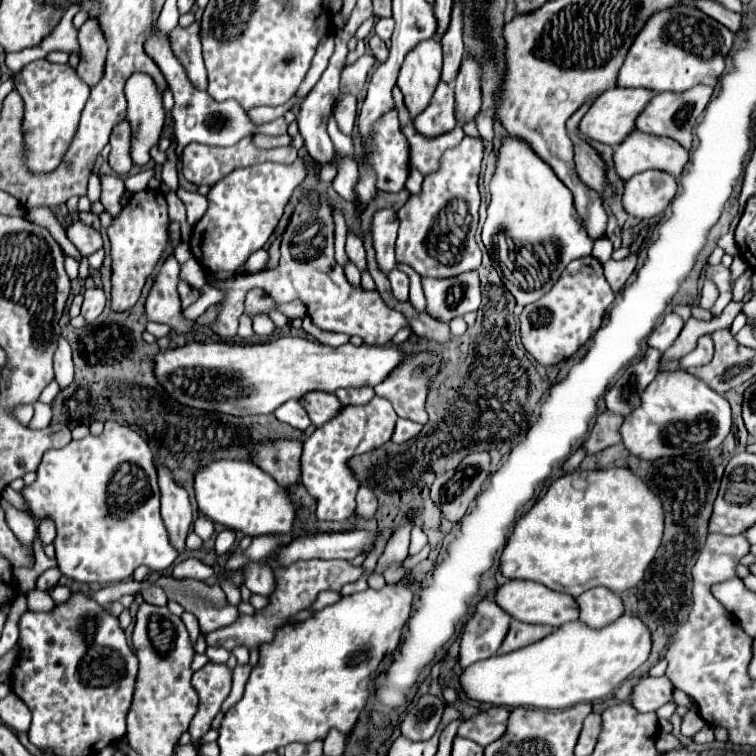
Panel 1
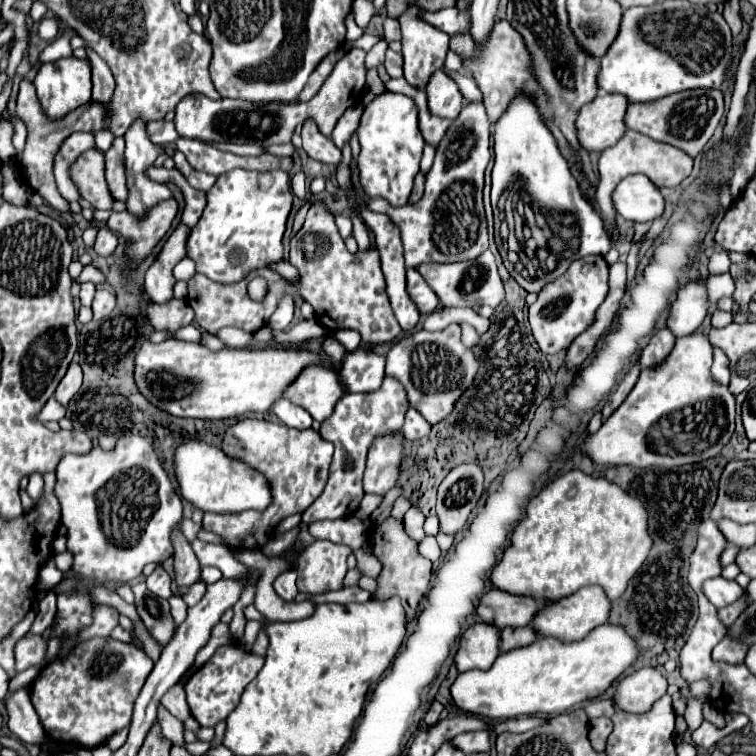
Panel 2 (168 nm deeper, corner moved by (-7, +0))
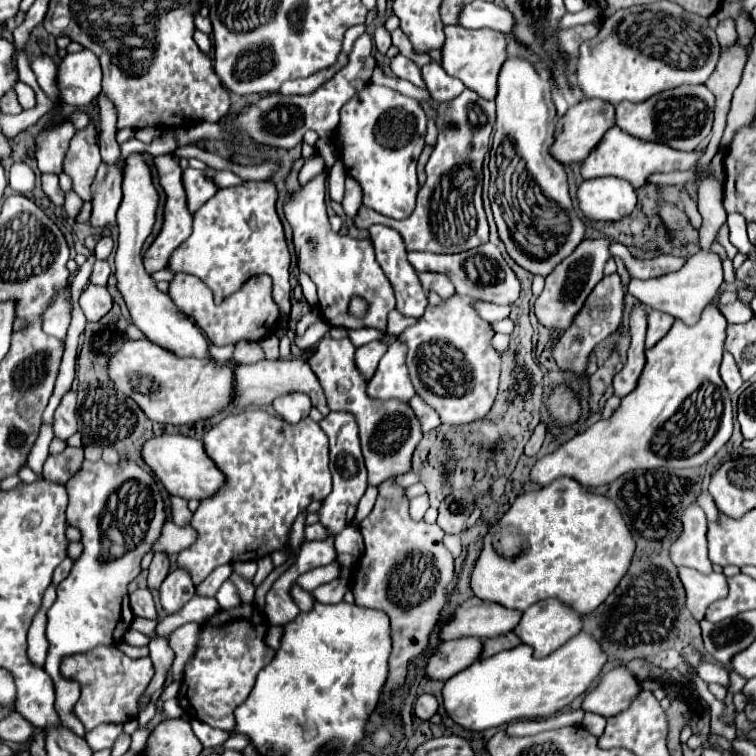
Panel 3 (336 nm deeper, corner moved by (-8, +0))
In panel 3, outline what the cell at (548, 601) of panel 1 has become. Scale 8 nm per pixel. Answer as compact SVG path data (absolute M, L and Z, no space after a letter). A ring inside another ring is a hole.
M476 595L462 603L456 611L456 619L452 619L442 629L442 639L460 639L460 637L480 637L490 639L492 635L502 635L504 631L512 631L522 619L522 613L516 609L508 609L500 603L478 599Z

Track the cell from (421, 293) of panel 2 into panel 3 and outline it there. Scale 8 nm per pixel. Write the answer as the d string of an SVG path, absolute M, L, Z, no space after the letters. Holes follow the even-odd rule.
M420 273L418 279L420 279L420 283L422 283L422 287L424 287L426 293L434 291L434 293L438 293L442 299L448 299L450 295L454 295L454 287L452 287L452 283L450 283L444 275Z

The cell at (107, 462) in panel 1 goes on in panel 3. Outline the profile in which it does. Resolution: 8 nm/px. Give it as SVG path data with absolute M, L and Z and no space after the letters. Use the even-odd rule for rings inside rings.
M120 457L116 465L100 461L84 461L68 479L70 497L66 521L82 533L82 557L74 563L70 575L58 585L58 599L48 611L46 639L50 643L46 673L56 687L56 711L62 725L78 737L84 737L84 725L72 715L72 707L80 697L74 681L60 677L60 663L66 655L86 653L102 643L118 643L130 627L134 615L128 603L128 585L140 575L142 557L152 551L164 525L164 499L152 471L142 469L128 457Z

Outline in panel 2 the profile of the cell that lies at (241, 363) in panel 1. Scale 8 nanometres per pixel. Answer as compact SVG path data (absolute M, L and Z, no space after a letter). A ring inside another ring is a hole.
M165 339L161 343L143 343L139 353L135 355L135 373L133 379L139 385L143 397L167 411L175 417L189 417L189 419L231 419L235 415L247 413L265 413L271 405L281 399L281 393L293 379L297 379L299 371L307 365L321 365L319 355L303 349L223 349L211 351L197 343L187 343L181 339Z

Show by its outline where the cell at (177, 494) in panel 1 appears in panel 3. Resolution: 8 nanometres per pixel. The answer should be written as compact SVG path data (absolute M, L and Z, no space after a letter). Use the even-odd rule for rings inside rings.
M174 569L160 587L160 603L168 613L178 613L194 597L194 583L186 569Z

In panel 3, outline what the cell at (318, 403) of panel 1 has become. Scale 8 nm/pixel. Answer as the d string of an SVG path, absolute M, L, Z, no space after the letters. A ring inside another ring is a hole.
M262 359L254 365L242 365L236 369L236 389L238 391L236 391L234 407L230 411L240 411L240 409L248 409L248 407L266 409L266 407L270 407L272 399L298 391L298 393L306 393L312 399L312 407L316 407L322 415L330 413L324 389L320 385L320 381L316 379L314 371L310 369L308 361L304 361L304 359L276 359L276 361Z

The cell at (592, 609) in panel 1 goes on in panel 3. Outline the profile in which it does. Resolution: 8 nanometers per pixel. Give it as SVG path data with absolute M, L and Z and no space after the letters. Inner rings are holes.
M544 599L540 603L534 603L532 607L528 607L522 615L522 621L518 623L518 627L514 629L516 635L520 635L522 643L530 645L534 649L536 657L546 657L550 653L554 653L556 649L560 649L568 639L572 639L574 635L578 635L582 631L582 613L572 609L570 605L558 601L558 599Z

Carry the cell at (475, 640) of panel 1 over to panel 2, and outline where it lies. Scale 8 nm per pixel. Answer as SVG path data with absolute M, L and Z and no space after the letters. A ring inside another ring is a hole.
M473 623L459 641L455 653L457 671L489 669L499 655L499 629L487 623Z

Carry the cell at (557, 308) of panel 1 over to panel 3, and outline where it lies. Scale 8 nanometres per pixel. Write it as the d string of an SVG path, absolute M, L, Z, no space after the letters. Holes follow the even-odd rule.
M586 239L584 243L580 243L580 247L576 247L576 251L572 255L568 255L546 277L544 291L540 293L540 297L534 303L534 313L542 327L546 327L550 331L566 331L572 325L574 317L584 307L584 301L588 299L588 295L598 285L598 281L604 277L604 265L610 259L608 247L610 247L610 241L606 241L606 239Z

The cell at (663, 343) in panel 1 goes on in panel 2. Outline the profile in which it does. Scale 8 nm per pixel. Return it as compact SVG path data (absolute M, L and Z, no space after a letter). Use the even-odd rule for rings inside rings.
M689 279L679 291L675 301L669 305L667 327L673 335L689 335L695 331L709 311L707 285L701 279Z

